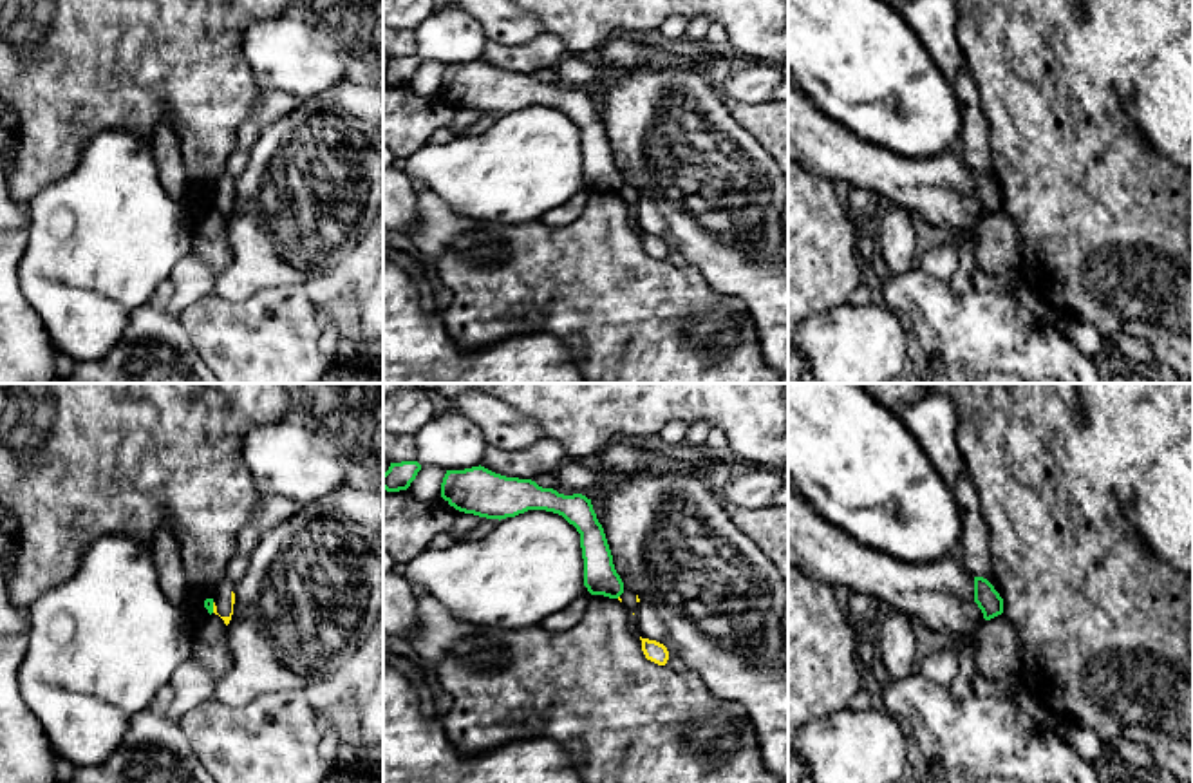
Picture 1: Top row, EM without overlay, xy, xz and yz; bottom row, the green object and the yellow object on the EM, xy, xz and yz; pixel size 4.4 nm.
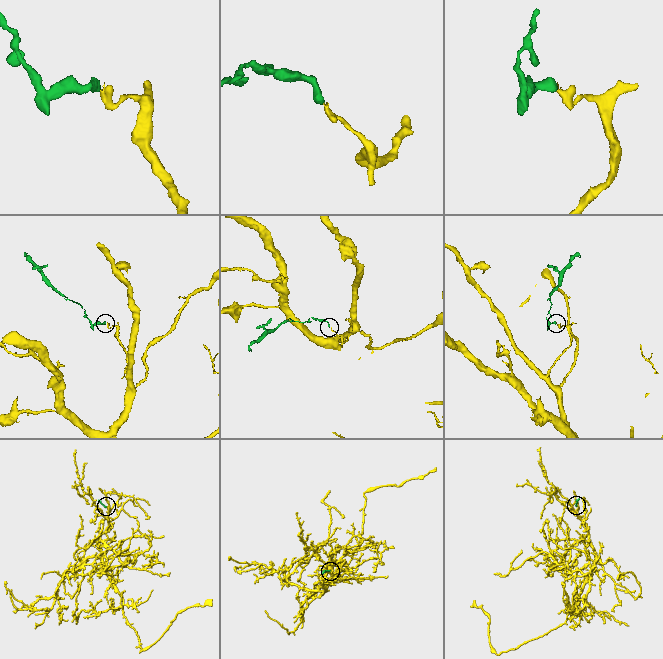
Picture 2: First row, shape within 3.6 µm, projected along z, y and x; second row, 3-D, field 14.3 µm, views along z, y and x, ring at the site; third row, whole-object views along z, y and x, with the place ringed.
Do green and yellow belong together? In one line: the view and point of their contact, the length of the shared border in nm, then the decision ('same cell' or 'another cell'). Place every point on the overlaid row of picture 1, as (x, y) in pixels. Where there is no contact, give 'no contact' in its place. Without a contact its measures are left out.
xy (212, 608) | 50 nm | another cell

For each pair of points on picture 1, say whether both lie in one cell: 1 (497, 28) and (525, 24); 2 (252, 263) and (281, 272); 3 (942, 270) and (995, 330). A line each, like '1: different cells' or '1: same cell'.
1: same cell
2: same cell
3: different cells

